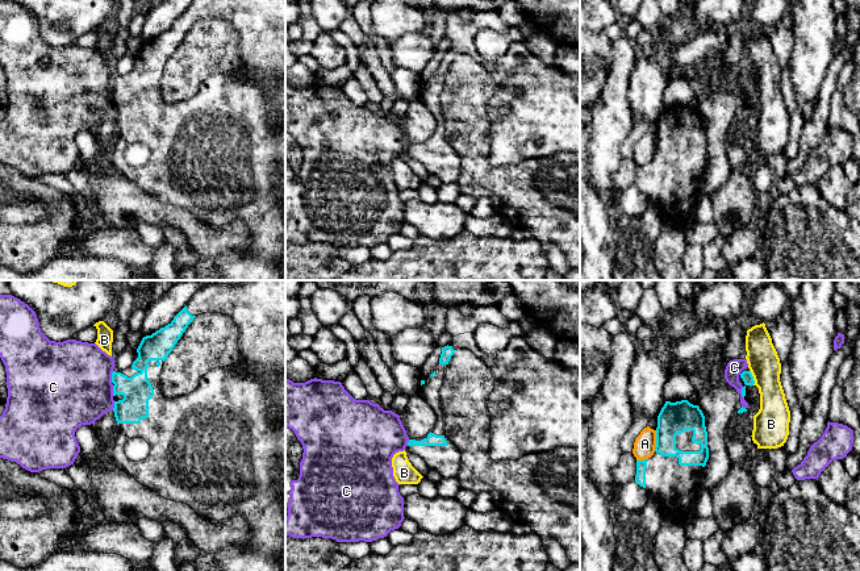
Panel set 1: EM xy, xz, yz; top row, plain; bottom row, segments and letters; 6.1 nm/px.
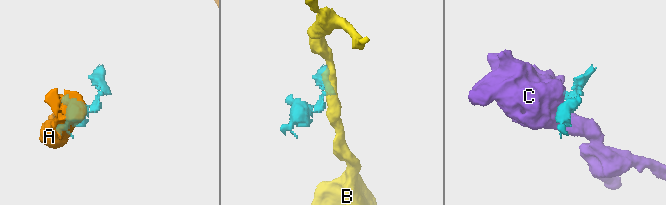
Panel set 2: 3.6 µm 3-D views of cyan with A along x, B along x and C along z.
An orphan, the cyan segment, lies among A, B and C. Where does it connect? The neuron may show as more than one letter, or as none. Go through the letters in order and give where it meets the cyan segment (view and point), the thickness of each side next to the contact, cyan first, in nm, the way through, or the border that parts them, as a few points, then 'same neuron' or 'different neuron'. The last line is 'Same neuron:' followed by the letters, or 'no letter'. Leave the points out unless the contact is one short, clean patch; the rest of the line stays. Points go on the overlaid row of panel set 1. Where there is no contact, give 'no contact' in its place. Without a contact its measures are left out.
A: contact yz (656, 441); calibres 190 and 130 nm; border yz (656, 430), (654, 450); different neuron
B: contact yz (752, 378); calibres 70 and 190 nm; border yz (750, 370), (754, 384); different neuron
C: contact xy (112, 376); calibres 180 and 500 nm; border xy (113, 371), (111, 382); different neuron
Same neuron: no letter

